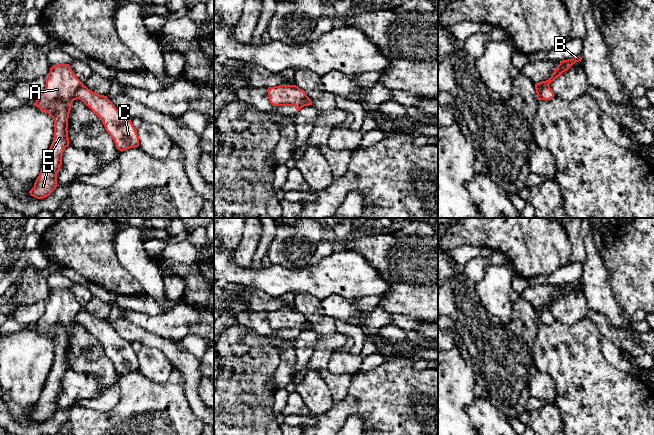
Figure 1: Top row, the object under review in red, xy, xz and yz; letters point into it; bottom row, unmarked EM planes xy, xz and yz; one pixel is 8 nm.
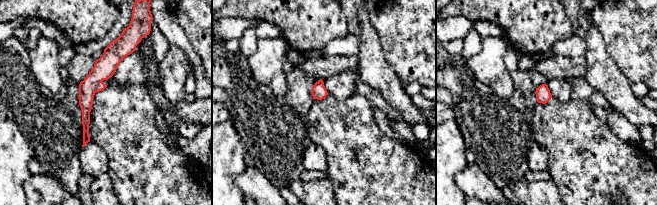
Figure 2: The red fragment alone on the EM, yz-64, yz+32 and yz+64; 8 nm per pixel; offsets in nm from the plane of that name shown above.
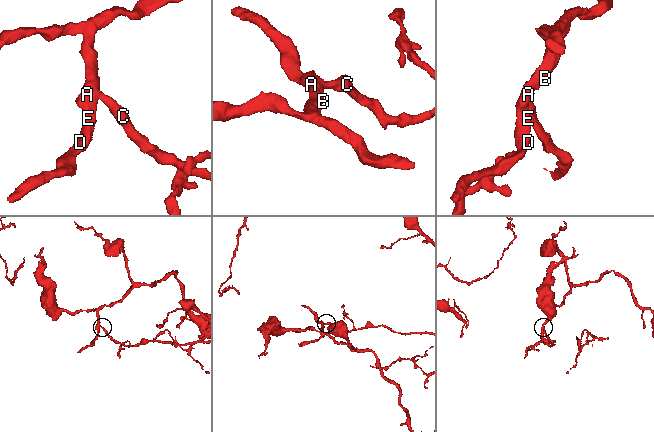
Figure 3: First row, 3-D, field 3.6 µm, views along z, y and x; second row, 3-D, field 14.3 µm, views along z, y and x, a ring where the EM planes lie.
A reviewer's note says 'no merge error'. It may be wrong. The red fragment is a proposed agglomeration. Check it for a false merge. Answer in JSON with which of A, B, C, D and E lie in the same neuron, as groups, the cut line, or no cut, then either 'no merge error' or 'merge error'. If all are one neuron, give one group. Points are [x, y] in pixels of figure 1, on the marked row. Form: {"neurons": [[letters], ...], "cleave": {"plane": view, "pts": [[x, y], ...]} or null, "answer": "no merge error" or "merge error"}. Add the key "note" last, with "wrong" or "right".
{"neurons": [["A", "B", "D", "E"], ["C"]], "cleave": {"plane": "yz", "pts": [[548, 83], [540, 91], [540, 99]]}, "answer": "merge error", "note": "wrong"}

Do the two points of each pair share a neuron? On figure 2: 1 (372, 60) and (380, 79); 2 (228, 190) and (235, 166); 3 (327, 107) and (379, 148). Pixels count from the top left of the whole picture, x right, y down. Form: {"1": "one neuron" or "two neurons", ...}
{"1": "one neuron", "2": "one neuron", "3": "one neuron"}

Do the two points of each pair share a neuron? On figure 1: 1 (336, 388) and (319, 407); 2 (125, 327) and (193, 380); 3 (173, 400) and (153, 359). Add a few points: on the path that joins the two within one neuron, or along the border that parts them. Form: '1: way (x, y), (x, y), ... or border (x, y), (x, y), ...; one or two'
1: border (318, 374), (326, 383), (333, 401); two
2: way (144, 337), (163, 344), (181, 361); one
3: border (173, 368), (163, 382), (151, 382), (142, 374); two

